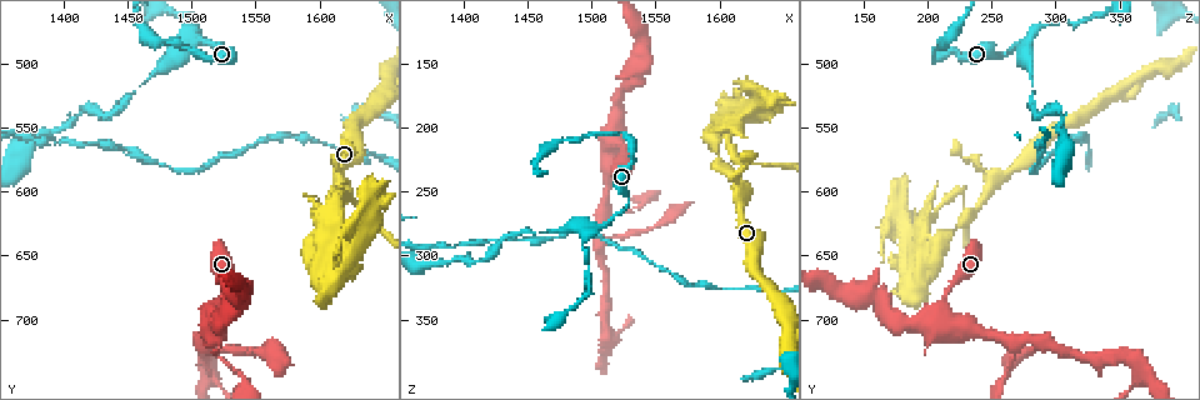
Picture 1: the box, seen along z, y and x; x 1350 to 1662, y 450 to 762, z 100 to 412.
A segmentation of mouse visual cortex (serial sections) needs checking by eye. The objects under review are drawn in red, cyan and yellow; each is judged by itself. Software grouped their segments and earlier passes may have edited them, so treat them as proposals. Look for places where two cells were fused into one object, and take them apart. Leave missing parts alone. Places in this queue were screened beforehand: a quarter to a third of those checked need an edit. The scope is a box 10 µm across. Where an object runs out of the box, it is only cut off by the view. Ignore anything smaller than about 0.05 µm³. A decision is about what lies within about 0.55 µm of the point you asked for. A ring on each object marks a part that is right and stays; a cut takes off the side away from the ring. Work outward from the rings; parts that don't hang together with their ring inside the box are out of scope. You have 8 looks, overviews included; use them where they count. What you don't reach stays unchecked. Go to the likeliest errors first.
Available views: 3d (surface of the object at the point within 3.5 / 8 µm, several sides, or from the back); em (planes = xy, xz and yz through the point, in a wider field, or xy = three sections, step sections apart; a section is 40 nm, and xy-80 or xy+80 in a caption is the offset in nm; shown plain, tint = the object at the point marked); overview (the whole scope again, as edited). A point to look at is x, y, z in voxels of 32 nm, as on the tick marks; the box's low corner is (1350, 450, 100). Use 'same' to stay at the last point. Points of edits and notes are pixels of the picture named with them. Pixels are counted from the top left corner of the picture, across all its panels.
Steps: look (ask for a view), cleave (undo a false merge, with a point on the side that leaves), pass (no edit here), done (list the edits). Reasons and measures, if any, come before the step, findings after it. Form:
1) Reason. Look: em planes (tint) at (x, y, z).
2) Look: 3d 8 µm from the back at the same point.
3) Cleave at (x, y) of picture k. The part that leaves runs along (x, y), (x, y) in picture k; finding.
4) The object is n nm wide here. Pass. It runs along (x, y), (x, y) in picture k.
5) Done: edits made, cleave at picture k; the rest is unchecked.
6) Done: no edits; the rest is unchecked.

Abrupt turn. Look: 3d 8 µm at (1524, 496, 204).

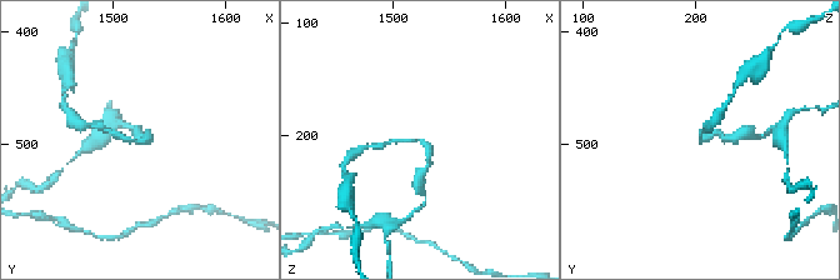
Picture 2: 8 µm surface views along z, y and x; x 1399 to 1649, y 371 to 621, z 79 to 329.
The arms are 150, 200 nm wide. Look: em xy step 5 (tint) at the same point.

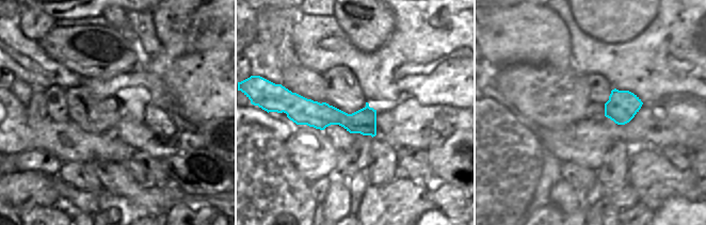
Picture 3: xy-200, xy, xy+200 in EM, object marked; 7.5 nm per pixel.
Pass. All the same cell.

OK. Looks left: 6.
Sharp bend. Look: 3d 3.5 µm at (1618, 600, 228).

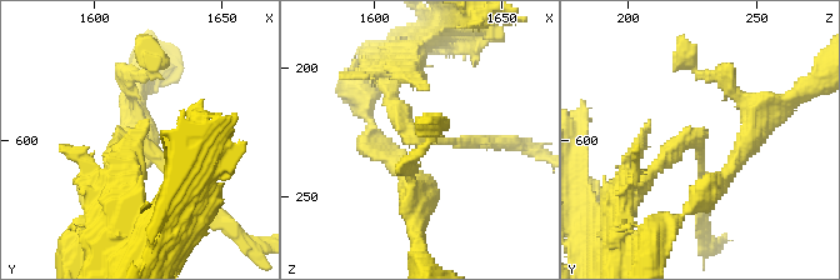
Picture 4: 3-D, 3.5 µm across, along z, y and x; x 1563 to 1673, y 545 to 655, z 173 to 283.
Pass. It runs along (391, 83), (415, 136), (480, 140) in picture 4; continuous, no second cell.

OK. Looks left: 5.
Abrupt turn. Look: em planes (tint) at (1616, 656, 188).

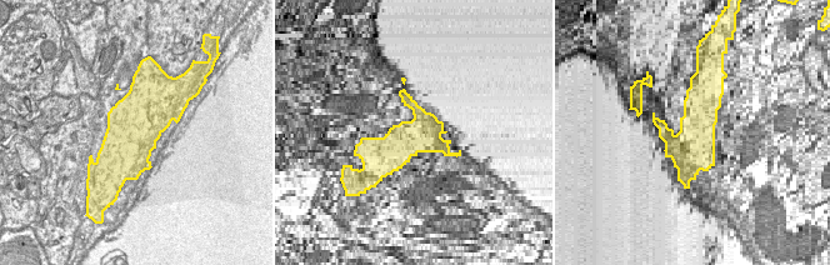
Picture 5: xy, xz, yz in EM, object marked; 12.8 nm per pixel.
Look: 3d 3.5 µm at the same point.

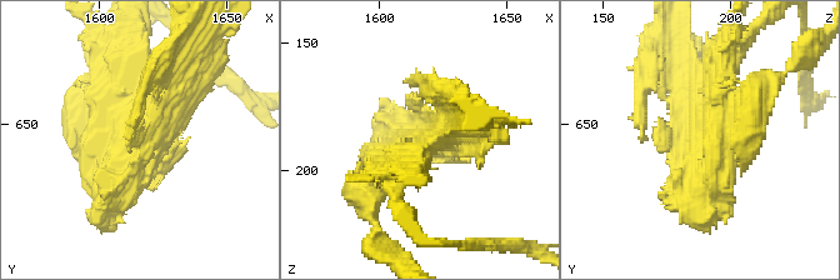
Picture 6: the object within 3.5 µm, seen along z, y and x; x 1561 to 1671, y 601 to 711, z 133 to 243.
Pass. It runs along (90, 101), (159, 144), (159, 183) in picture 6; continuous, no second cell.

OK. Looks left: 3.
Done: no edits; the rest is unchecked.

